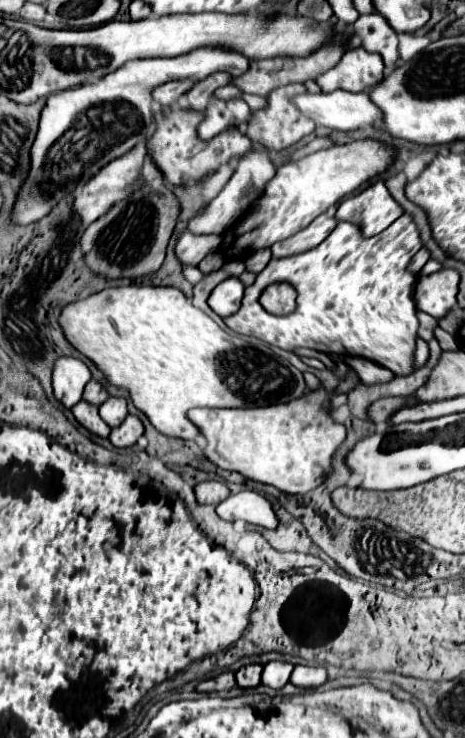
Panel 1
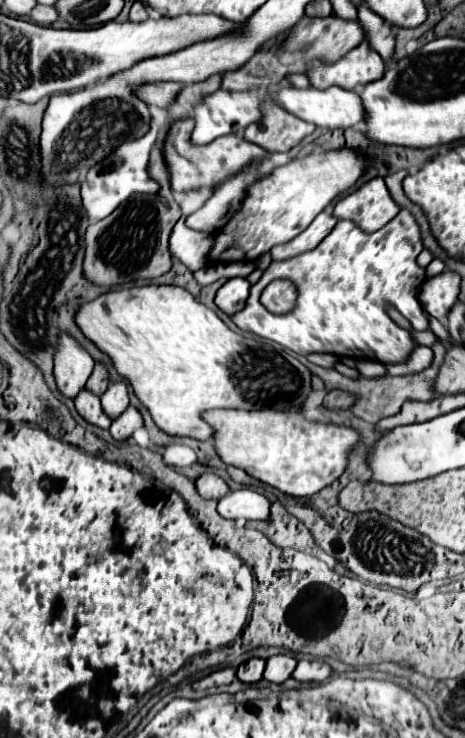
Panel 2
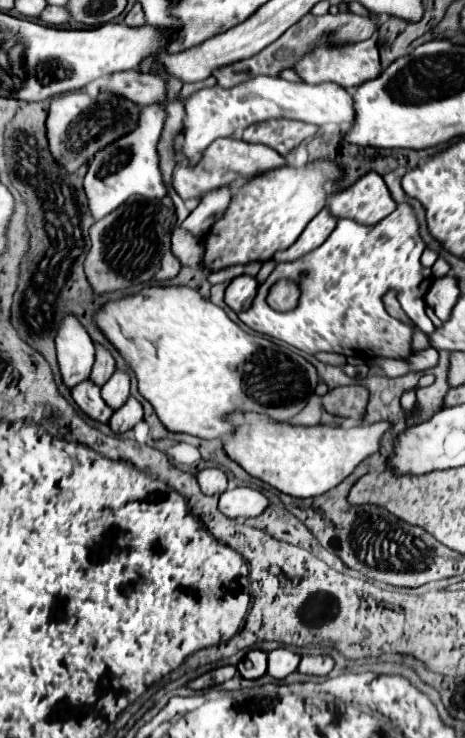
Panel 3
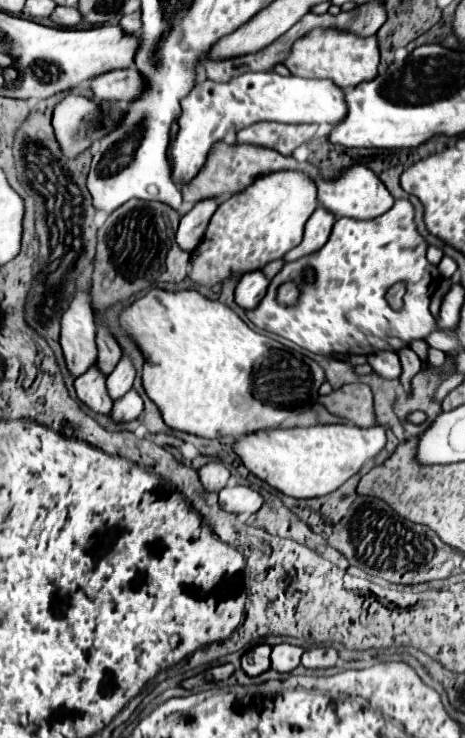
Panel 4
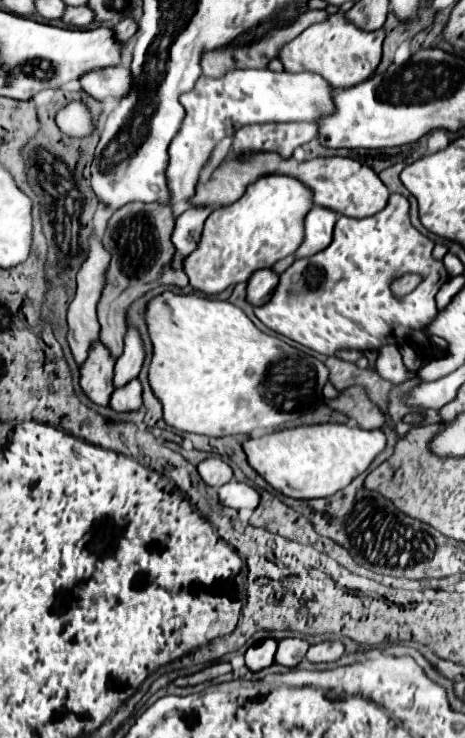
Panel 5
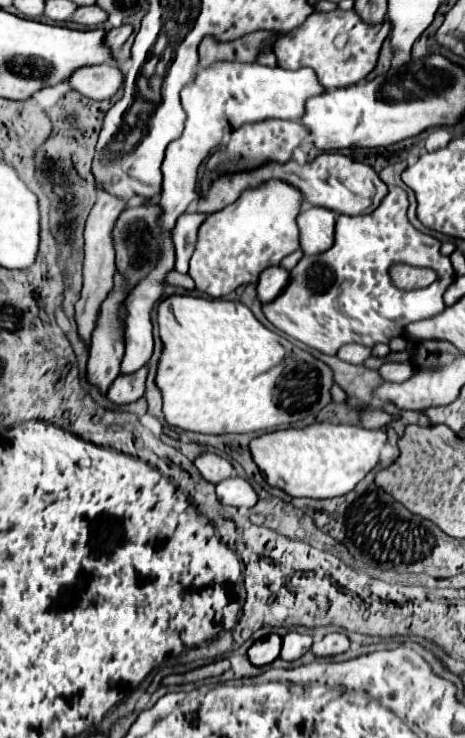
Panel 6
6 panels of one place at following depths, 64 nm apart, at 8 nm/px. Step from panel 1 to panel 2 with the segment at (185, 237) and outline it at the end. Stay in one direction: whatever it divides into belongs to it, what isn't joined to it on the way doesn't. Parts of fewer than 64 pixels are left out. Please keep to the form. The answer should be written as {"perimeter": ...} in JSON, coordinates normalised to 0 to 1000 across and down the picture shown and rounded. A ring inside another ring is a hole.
{"perimeter":[[[391,291],[370,312],[366,344],[417,369],[443,360],[447,341],[456,339],[460,331],[460,320],[443,314],[404,312],[398,298],[400,293]]]}

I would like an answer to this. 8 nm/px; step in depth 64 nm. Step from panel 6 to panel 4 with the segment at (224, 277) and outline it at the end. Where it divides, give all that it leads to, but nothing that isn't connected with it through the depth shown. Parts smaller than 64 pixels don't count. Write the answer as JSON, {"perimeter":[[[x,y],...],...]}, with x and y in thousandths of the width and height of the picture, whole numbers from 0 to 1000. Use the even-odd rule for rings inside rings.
{"perimeter":[[[611,230],[611,233],[585,233],[576,238],[551,241],[525,260],[512,260],[508,266],[486,268],[473,276],[473,282],[465,285],[465,290],[447,304],[447,312],[426,333],[426,341],[409,350],[404,374],[417,382],[456,388],[456,385],[477,385],[499,369],[542,369],[568,363],[576,355],[606,350],[619,339],[628,339],[649,328],[654,304],[680,282],[684,282],[680,249],[671,249],[671,241],[658,233]]]}

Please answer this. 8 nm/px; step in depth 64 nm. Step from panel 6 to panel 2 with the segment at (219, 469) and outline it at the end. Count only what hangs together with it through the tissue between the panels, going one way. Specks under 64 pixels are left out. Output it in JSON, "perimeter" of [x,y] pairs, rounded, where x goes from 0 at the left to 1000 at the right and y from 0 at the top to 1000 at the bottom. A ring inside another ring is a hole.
{"perimeter":[[[434,642],[422,650],[422,664],[439,678],[473,678],[495,667],[490,656],[465,642]]]}

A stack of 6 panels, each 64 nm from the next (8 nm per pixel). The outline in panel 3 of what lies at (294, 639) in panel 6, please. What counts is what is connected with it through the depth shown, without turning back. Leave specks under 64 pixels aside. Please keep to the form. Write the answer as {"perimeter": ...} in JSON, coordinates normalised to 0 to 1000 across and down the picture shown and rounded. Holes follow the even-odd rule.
{"perimeter":[[[598,878],[589,883],[576,886],[576,908],[572,913],[594,919],[594,921],[611,921],[619,913],[628,913],[641,905],[645,889],[615,881],[615,878]]]}

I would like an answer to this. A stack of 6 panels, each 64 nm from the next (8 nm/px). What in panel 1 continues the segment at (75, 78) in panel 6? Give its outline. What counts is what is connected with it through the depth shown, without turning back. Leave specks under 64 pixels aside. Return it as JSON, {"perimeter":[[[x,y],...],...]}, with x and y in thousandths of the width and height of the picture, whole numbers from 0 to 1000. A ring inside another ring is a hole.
{"perimeter":[[[378,108],[378,111],[357,111],[357,114],[348,114],[348,117],[340,117],[331,125],[327,125],[327,130],[331,130],[331,136],[335,138],[344,138],[344,144],[370,144],[370,141],[378,141],[391,130],[396,130],[396,125],[404,125],[404,119],[413,117],[413,108]]]}

